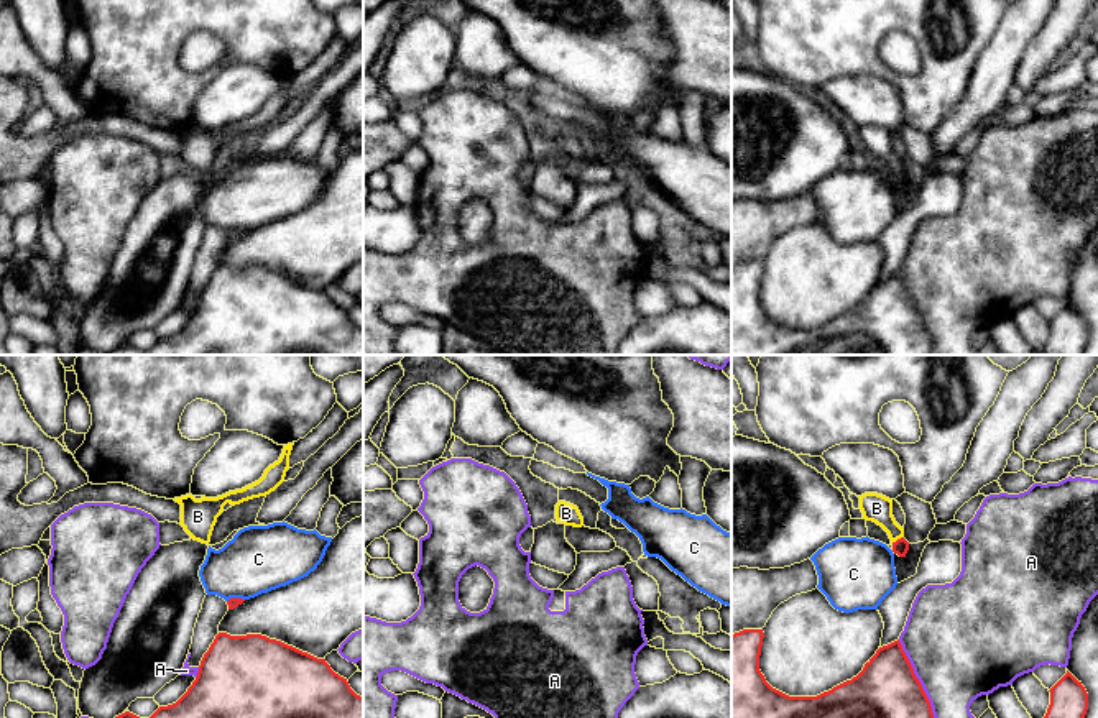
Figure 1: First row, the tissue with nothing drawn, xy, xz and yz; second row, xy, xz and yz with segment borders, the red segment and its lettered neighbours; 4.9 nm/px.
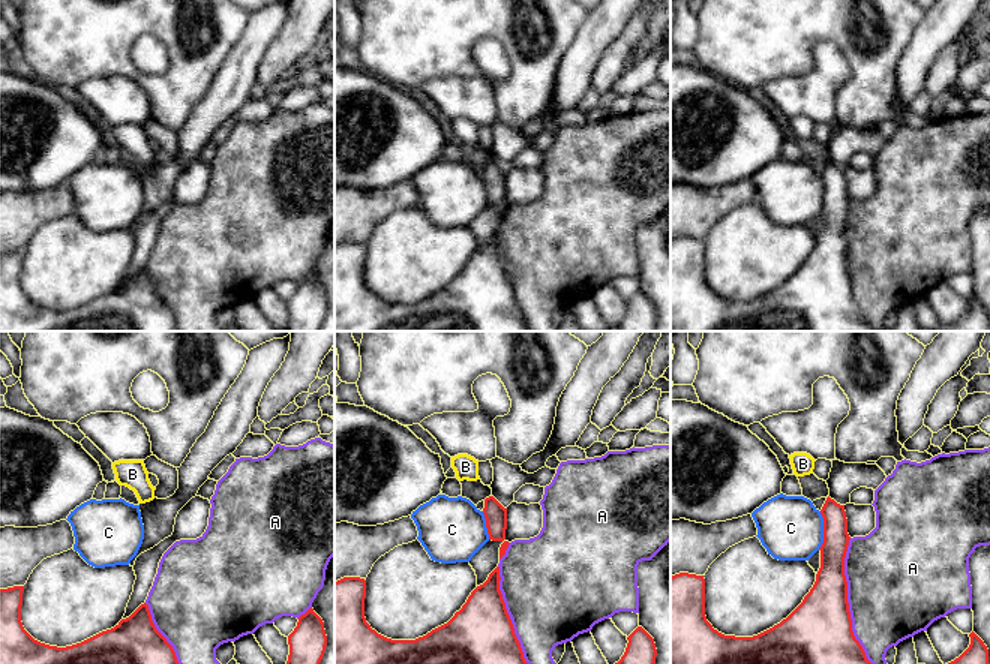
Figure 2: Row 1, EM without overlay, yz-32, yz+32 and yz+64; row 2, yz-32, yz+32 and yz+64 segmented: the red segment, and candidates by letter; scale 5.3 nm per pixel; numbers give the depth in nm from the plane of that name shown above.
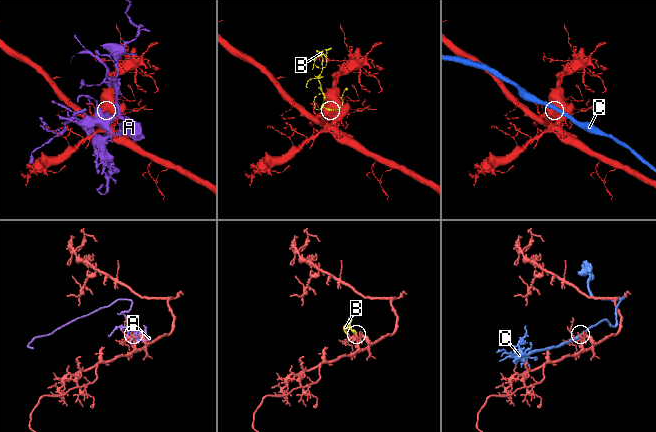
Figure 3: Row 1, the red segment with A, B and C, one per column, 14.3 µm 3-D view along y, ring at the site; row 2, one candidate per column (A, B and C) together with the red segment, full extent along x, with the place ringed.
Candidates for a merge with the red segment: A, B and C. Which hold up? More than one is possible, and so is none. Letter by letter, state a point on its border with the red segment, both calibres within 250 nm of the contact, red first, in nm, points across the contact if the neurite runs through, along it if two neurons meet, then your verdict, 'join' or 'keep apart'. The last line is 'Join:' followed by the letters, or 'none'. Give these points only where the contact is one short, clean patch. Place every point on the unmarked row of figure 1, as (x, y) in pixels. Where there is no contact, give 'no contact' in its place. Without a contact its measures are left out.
A: yz (918, 312) | 480/480 nm | keep apart
B: yz (898, 171) | 80/140 nm | across yz (901, 178), (898, 171), (876, 140) | join
C: xy (235, 230) | 50/320 nm | along xy (244, 230), (230, 230), (227, 234) | keep apart
Join: B

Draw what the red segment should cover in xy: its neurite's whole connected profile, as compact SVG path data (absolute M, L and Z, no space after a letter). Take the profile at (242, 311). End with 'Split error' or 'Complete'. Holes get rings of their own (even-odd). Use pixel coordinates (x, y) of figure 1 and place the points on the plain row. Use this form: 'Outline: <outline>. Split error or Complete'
Outline: M219 265L201 292L196 312L176 335L159 338L150 350L125 343L108 355L363 355L363 329L325 291L261 266Z. Complete

